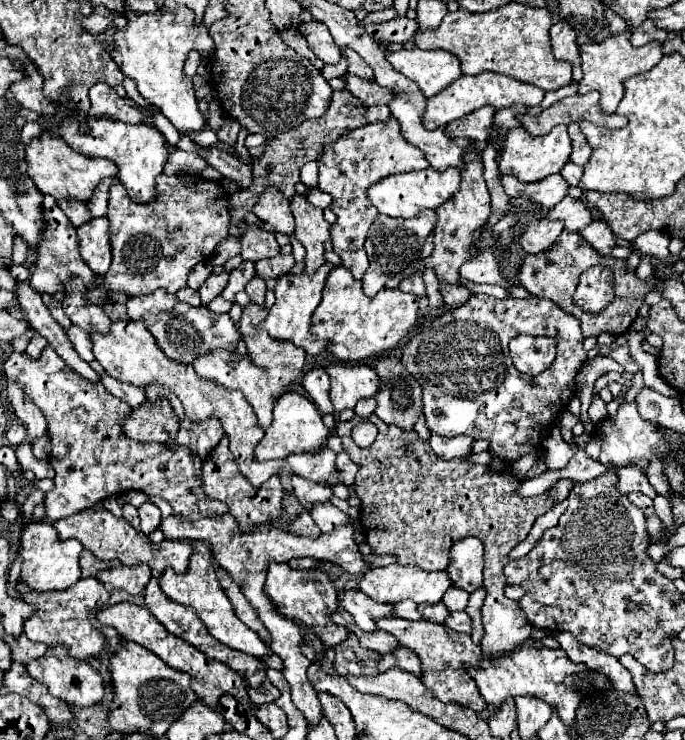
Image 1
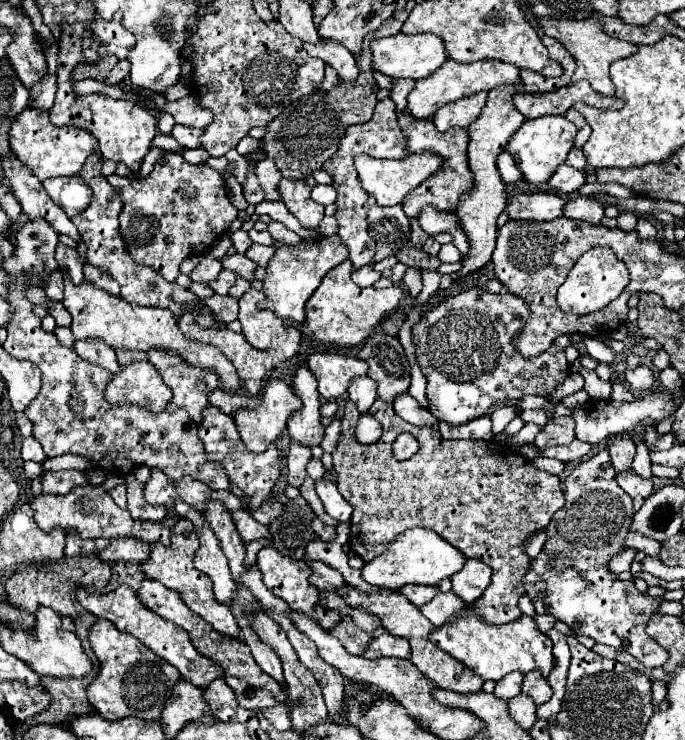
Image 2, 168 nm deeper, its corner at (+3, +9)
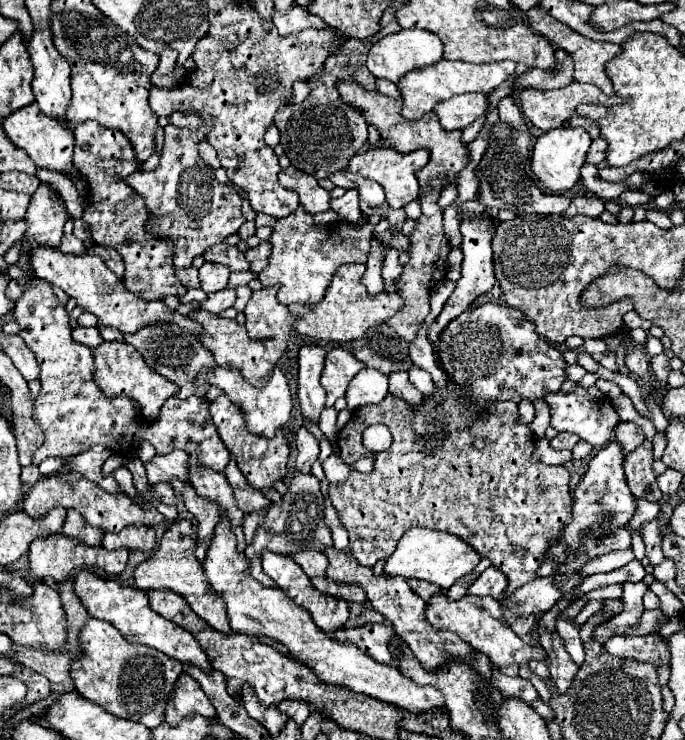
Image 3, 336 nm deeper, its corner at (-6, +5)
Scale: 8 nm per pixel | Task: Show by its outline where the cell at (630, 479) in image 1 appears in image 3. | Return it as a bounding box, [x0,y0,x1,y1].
[616,422,644,452]

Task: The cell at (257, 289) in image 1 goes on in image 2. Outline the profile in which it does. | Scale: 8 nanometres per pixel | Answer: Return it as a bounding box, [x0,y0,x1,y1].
[223,254,257,282]

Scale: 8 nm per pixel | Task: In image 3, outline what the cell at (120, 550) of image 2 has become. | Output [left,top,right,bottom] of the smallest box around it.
[102,526,156,550]

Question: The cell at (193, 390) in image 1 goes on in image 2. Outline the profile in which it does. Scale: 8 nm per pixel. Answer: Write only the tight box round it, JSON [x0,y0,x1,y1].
[63,274,241,394]

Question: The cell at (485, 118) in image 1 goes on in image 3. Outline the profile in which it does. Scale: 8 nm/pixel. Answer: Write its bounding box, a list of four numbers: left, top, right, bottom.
[434,92,486,130]

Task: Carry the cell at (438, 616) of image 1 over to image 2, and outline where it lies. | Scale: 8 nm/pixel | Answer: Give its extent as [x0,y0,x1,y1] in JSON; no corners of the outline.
[401,586,439,606]

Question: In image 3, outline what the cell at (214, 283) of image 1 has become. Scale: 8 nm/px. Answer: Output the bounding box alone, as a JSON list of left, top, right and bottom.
[200,262,230,292]

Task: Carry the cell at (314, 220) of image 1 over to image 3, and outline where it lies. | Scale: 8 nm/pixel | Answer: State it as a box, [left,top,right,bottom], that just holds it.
[278,166,330,214]

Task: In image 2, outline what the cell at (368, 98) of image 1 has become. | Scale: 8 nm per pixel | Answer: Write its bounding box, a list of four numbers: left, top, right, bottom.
[303,42,361,80]

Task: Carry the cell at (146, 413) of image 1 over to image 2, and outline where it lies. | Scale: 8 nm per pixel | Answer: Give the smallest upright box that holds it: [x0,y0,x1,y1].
[105,362,171,412]

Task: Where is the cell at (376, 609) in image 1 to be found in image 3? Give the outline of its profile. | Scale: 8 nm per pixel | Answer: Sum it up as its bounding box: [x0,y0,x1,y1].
[292,550,328,578]

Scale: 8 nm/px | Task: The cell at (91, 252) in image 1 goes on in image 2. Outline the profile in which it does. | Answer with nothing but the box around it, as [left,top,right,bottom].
[73,156,223,328]

